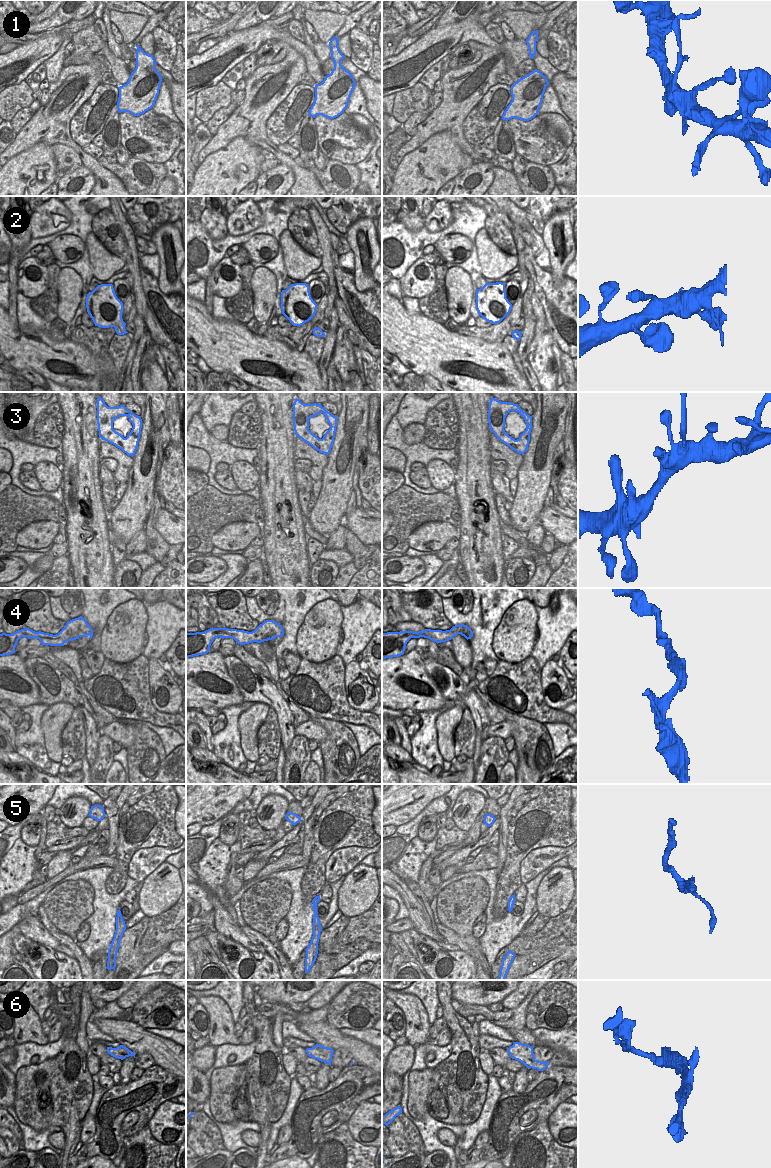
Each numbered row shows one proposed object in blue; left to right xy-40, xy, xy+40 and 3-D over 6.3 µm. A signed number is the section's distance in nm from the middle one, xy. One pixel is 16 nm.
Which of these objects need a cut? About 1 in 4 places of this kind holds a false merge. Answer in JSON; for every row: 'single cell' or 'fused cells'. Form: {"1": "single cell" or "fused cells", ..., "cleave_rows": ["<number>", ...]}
{"1": "single cell", "2": "single cell", "3": "single cell", "4": "single cell", "5": "single cell", "6": "fused cells", "cleave_rows": ["6"]}

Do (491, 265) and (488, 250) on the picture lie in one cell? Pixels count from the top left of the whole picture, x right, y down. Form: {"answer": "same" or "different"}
{"answer": "same"}

